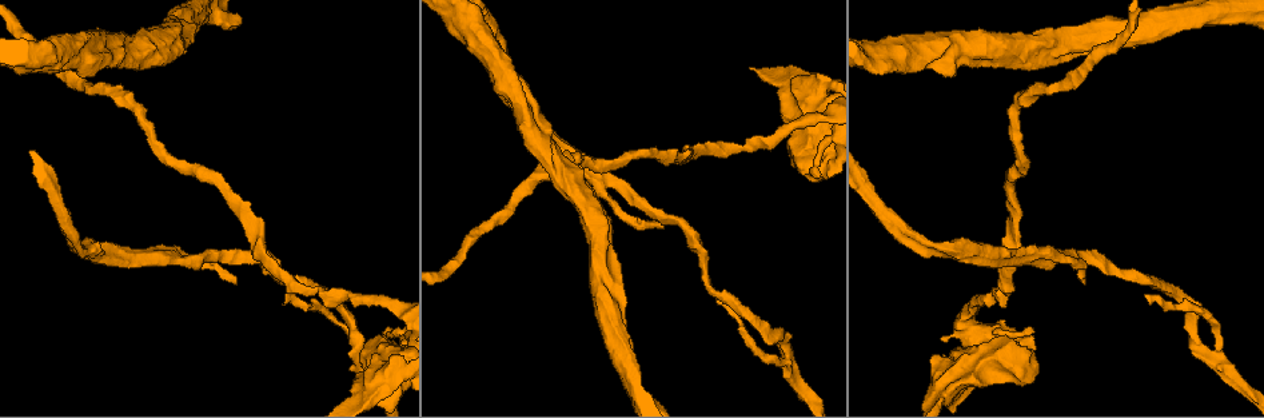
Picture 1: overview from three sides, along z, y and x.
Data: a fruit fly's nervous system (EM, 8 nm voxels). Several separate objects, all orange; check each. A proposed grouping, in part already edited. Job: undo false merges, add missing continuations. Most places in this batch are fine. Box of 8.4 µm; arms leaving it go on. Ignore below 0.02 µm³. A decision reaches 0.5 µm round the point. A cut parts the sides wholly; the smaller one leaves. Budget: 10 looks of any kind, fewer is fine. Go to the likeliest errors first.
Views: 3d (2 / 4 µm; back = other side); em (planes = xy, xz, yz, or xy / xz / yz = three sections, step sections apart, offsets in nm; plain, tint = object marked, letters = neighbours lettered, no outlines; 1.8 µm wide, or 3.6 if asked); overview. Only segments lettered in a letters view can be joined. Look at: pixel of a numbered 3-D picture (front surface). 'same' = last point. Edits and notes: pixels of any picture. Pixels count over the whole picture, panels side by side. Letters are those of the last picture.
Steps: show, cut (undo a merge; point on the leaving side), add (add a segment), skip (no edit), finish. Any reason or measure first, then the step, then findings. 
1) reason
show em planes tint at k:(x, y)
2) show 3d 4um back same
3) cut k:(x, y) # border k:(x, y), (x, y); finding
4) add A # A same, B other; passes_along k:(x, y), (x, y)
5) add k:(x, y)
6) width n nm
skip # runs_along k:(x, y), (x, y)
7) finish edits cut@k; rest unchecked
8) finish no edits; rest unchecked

side arm on a straight run
show 3d 4um at 1:(599, 177)

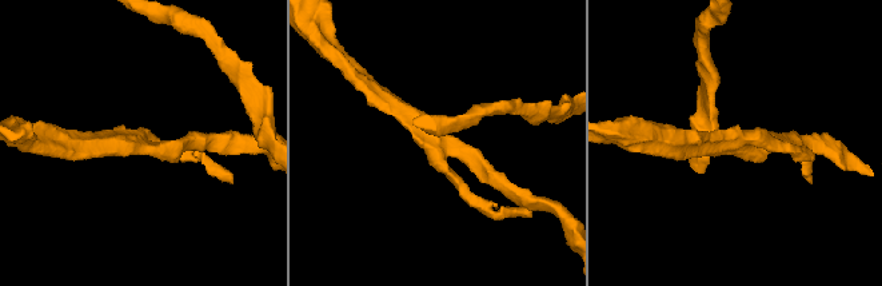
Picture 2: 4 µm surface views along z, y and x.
arms 3
show em xz step 8 letters at 2:(133, 142)

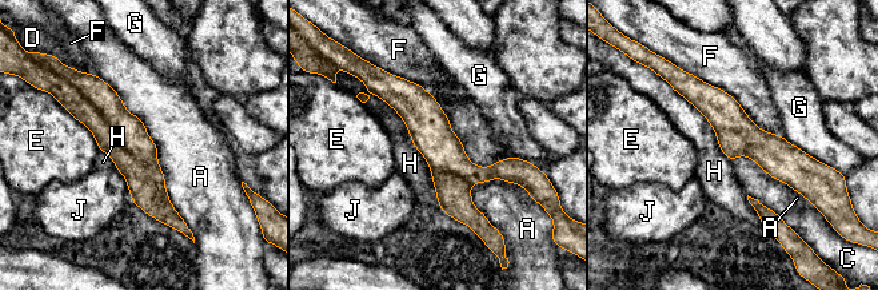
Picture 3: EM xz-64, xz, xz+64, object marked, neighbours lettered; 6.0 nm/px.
width 260 nm
skip # A other, C other, D other, E other, F other, G other, H other, J other; runs_along 3:(95, 80), (96, 104), (168, 219); one neuron here

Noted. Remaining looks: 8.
free end
show em planes letters at 1:(236, 282)

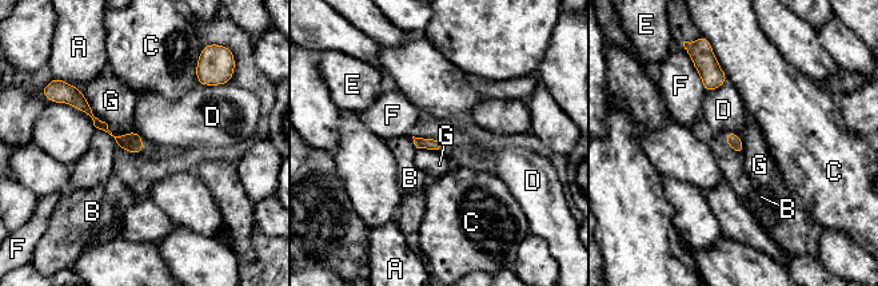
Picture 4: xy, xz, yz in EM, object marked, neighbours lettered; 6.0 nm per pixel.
skip # A other, B other, C other, D other, E other, F other, G other; runs_along 4:(79, 96), (115, 138), (139, 150); none of them fits

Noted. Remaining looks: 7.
thin neck
show 3d 4um at 1:(79, 249)

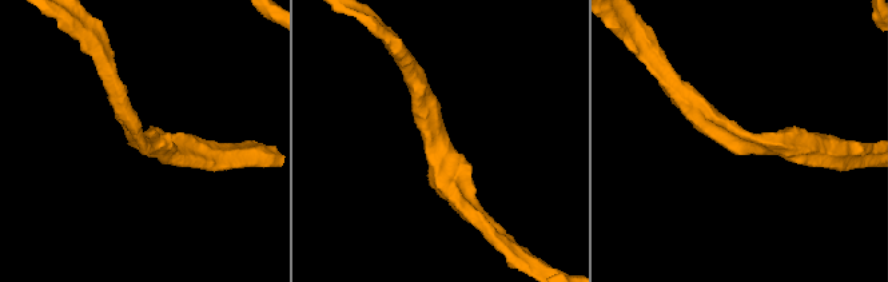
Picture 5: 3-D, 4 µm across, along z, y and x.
arm_widths 240, 280 nm; shape alone is not enough
show em xy step 8 tint at 5:(437, 127)

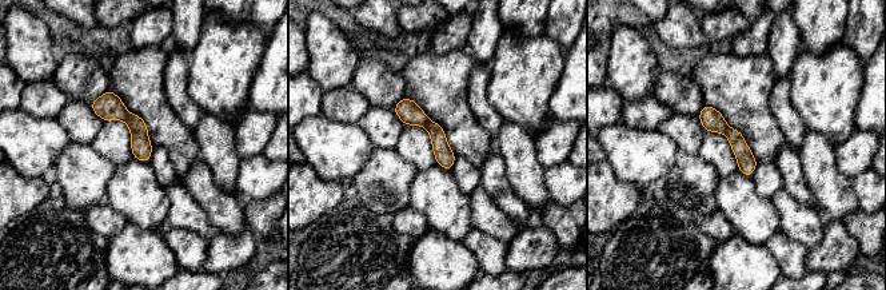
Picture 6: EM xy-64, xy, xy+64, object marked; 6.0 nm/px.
show em planes letters same

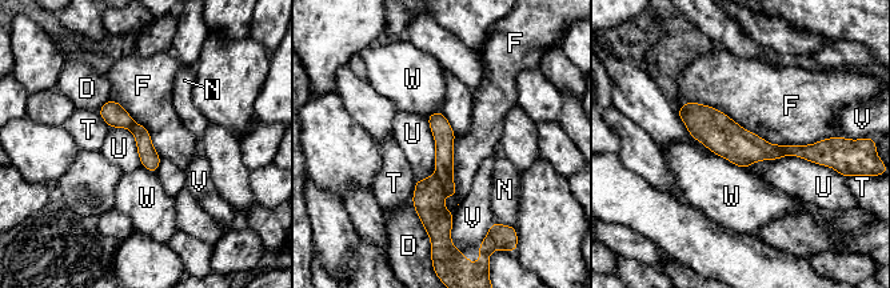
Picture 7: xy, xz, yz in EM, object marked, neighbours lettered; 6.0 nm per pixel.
skip # D other, F other, N other, T other, U other, V other, W other; border 7:(746, 167), (794, 155), (831, 168); one neuron here

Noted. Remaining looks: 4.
branch stops here
show 3d 4um at 1:(386, 329)

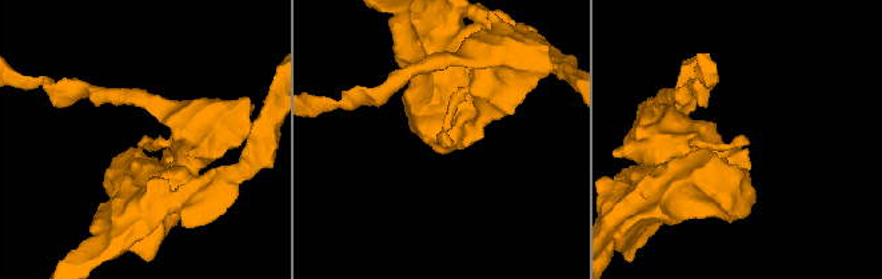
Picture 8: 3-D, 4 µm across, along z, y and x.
now the EM
show em 3.6um xz step 16 tint at 8:(449, 147)

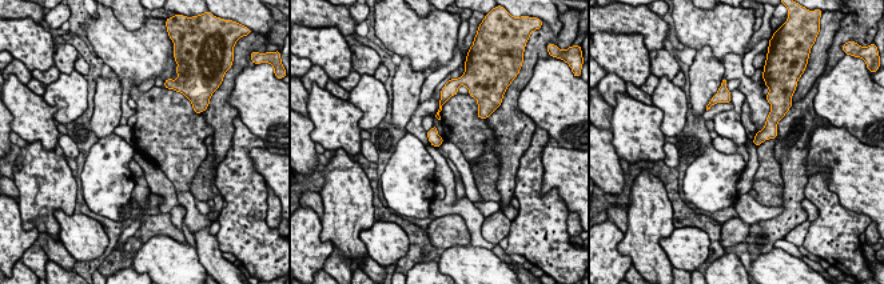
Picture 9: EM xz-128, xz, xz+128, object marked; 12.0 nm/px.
cut it another way
show em 3.6um planes letters same

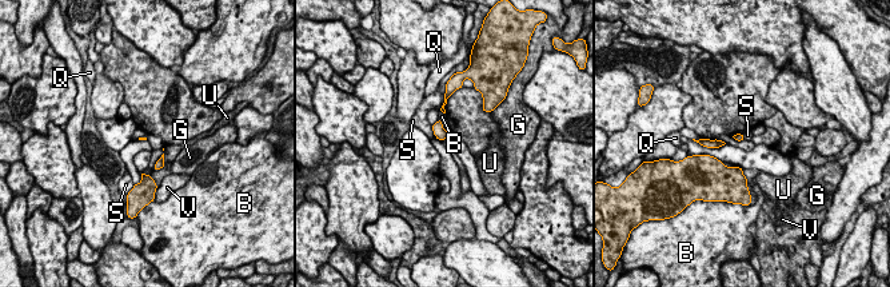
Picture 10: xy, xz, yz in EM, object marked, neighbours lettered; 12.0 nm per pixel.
skip # B other, G other, Q other, S other, U other, V other; border 10:(431, 126), (431, 131), (436, 138); none of them fits

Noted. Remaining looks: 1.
finish no edits; rest unchecked

